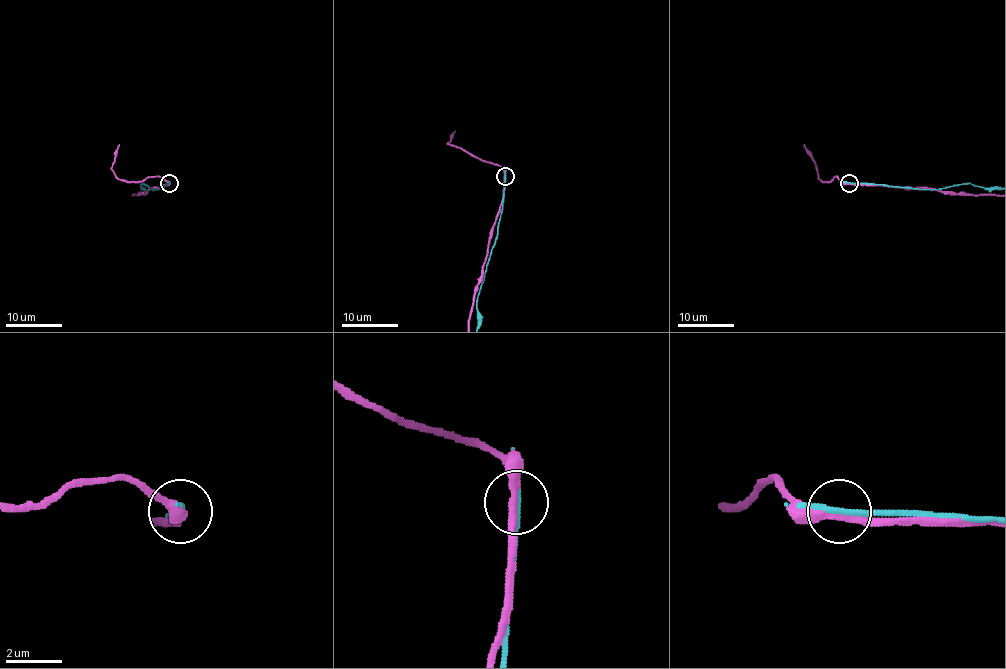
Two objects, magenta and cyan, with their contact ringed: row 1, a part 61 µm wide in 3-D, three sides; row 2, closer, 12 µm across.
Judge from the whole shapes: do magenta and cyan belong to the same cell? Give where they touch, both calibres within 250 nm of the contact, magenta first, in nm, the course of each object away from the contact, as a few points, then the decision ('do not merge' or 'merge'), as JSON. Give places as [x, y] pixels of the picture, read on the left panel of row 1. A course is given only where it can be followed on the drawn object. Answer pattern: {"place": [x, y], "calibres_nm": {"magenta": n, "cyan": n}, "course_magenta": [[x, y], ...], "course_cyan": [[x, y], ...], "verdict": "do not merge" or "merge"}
{"place": [169, 183], "calibres_nm": {"magenta": 280, "cyan": 200}, "verdict": "do not merge"}

